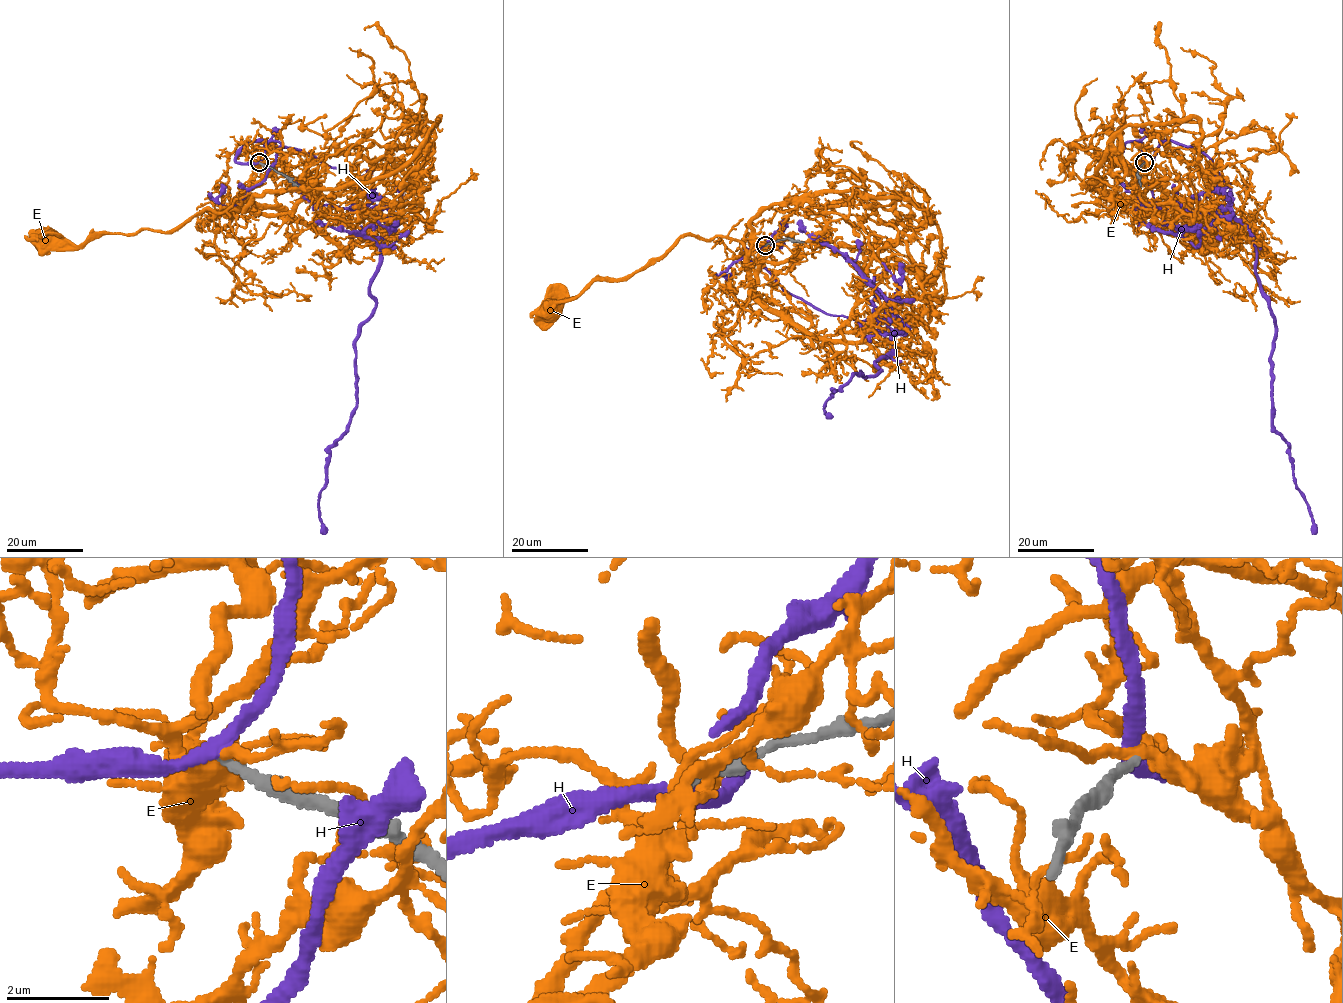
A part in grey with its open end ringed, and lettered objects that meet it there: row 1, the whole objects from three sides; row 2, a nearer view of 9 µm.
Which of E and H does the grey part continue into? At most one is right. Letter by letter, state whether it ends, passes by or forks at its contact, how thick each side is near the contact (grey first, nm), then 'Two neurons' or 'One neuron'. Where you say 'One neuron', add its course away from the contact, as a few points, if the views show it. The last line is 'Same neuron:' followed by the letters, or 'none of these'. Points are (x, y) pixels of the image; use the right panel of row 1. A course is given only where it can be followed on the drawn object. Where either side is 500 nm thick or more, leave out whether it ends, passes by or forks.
E: It forks there. Thickness 170 nm (grey) against 240 nm. Two neurons
H: It passes by. Thickness 170 nm (grey) against 280 nm. Two neurons
Same neuron: none of these

